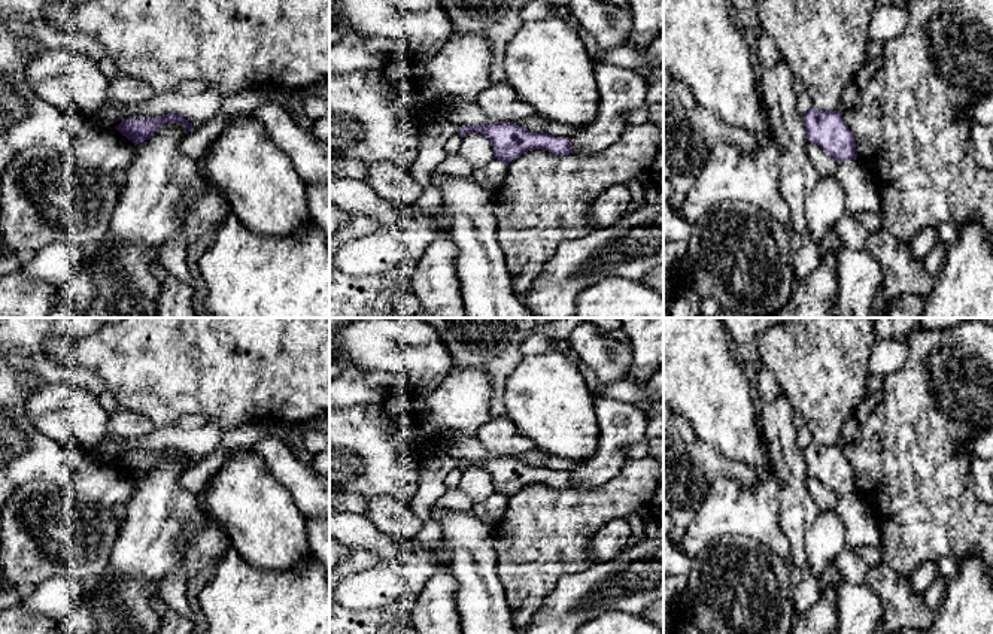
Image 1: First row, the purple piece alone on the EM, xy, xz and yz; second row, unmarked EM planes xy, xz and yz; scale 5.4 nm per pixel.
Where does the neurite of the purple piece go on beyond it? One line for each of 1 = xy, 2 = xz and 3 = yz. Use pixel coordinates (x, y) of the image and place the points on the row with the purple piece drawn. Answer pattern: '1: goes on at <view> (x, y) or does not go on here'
1: does not go on here
2: does not go on here
3: does not go on here

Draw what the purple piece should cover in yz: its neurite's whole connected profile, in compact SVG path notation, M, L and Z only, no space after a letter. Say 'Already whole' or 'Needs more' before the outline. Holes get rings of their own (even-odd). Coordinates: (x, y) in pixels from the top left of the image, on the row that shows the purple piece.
Already whole. M811 107L804 116L807 140L820 146L838 163L857 160L856 137L842 122L839 110Z

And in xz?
Already whole. M496 122L492 125L462 125L458 134L468 133L485 134L494 146L494 158L504 166L519 158L531 149L549 151L555 155L573 154L573 143L568 137L555 137L549 133L532 133L513 122Z

